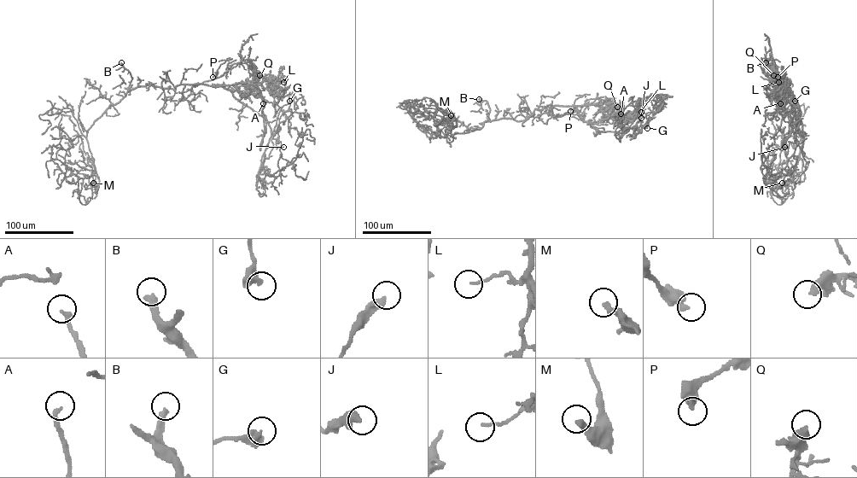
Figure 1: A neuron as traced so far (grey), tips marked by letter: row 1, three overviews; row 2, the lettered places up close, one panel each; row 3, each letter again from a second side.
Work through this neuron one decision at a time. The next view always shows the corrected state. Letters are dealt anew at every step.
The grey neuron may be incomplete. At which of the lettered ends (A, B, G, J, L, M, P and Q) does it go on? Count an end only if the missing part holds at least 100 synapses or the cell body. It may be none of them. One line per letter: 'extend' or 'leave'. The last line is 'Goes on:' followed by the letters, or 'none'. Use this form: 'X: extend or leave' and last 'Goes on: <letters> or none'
A: leave
B: extend
G: leave
J: leave
L: leave
M: leave
P: leave
Q: leave
Goes on: B

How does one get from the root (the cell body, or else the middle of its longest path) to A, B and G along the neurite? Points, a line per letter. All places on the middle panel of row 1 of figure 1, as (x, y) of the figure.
A: (541, 109), (556, 105), (615, 102), (621, 109), (620, 113)
B: (541, 109), (535, 109), (532, 116), (523, 120), (501, 118), (486, 121), (490, 108), (486, 101), (479, 99)
G: (541, 109), (575, 106), (580, 117), (599, 131), (625, 133), (632, 127), (645, 128), (648, 124), (647, 128)

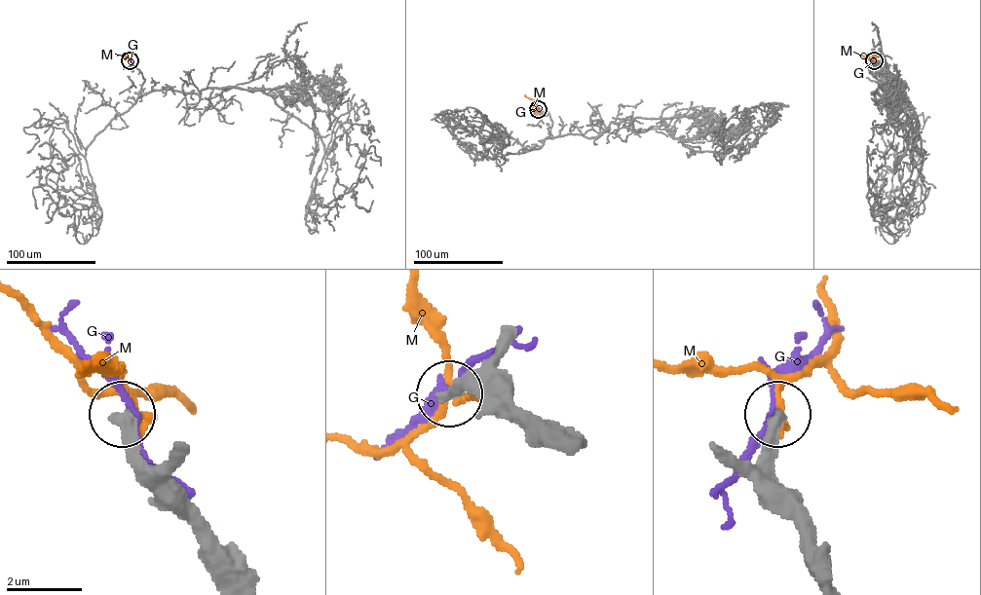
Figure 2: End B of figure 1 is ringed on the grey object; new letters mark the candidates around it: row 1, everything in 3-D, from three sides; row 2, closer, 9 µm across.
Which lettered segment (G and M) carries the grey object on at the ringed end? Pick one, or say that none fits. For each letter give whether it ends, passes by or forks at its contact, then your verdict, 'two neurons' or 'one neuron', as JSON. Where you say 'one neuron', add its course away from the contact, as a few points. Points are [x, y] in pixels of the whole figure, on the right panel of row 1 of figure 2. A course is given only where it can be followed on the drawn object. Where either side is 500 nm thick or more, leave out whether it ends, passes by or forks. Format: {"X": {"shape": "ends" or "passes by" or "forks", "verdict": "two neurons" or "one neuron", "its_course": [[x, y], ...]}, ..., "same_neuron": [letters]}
{"G": {"verdict": "two neurons"}, "M": {"shape": "ends", "verdict": "two neurons"}, "same_neuron": []}

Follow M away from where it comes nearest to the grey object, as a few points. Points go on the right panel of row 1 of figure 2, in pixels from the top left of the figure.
M: (874, 60), (859, 55)

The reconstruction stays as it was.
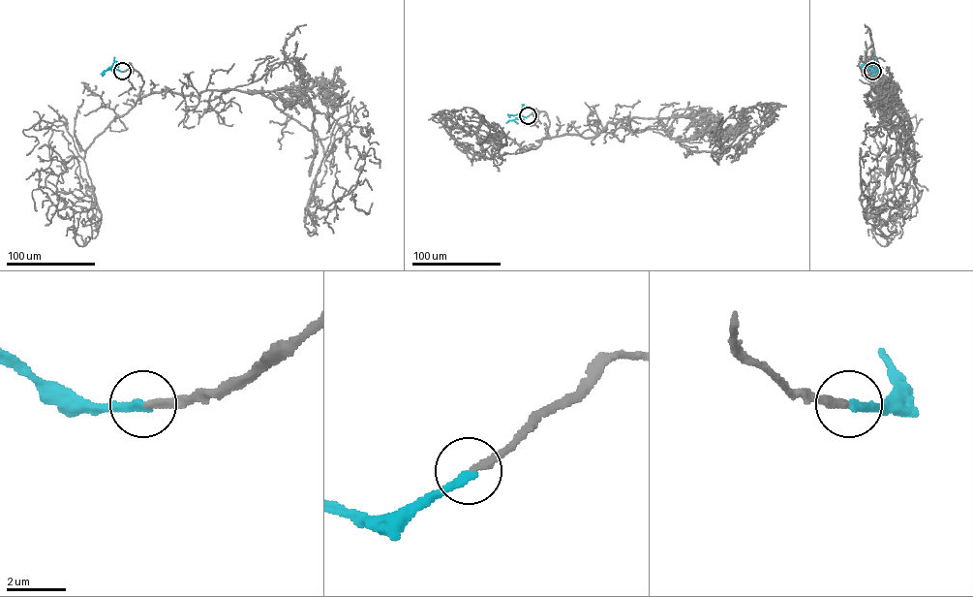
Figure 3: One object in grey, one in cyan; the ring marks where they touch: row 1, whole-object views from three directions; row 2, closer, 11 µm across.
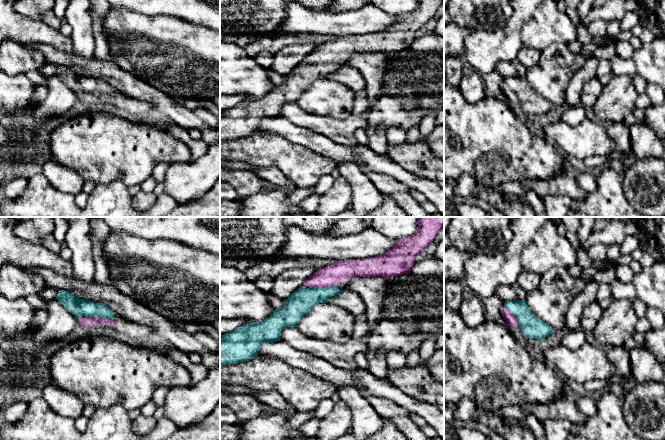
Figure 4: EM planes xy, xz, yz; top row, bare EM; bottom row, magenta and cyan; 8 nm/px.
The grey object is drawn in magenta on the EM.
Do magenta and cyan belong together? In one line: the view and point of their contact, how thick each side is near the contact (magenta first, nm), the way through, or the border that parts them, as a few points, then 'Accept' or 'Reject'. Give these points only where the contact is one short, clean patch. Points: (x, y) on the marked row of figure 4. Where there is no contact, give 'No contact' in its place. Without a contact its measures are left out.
Touches magenta at xy (99, 317). Thickness 80 nm (magenta) against 140 nm. Path across: xy (85, 321), (93, 317), (99, 317), (90, 309), (78, 307). Accept

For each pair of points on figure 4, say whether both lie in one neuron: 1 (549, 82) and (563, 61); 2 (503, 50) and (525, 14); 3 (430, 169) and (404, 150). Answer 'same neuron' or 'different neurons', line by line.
1: same neuron
2: same neuron
3: same neuron

